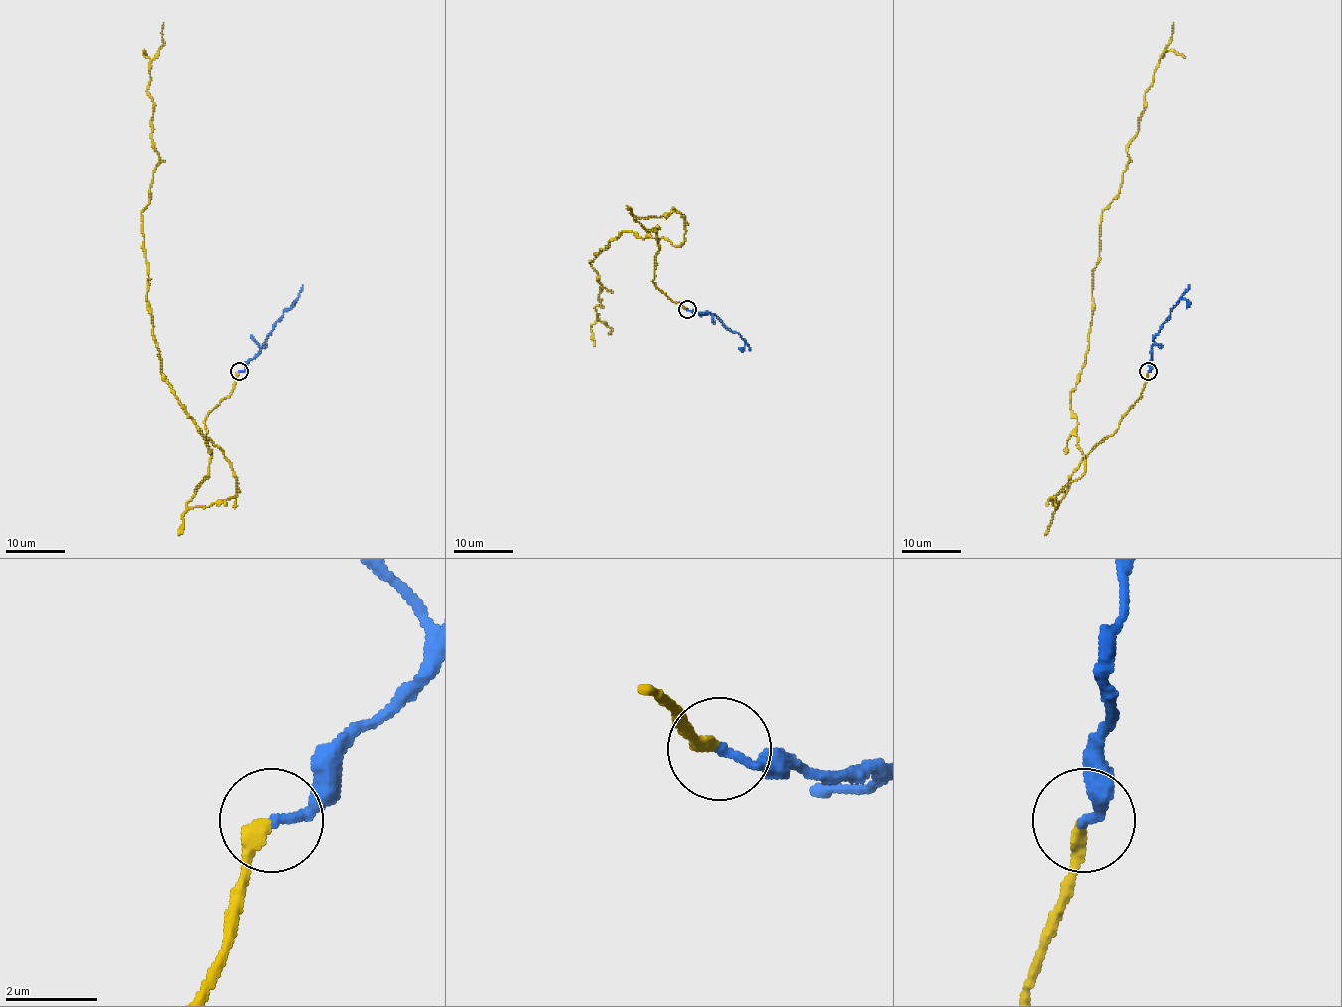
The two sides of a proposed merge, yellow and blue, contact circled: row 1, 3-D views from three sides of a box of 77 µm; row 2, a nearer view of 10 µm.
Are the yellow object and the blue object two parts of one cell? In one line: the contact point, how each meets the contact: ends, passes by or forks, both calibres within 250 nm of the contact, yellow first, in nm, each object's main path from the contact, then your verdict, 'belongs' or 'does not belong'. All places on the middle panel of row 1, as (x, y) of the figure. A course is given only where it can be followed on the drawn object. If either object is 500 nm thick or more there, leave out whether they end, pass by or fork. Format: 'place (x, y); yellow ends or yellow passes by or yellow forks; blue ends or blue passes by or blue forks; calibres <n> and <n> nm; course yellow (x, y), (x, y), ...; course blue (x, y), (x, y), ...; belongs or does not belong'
place (687, 309); yellow ends; blue ends; calibres 320 and 200 nm; course yellow (687, 309), (652, 282), (657, 233), (636, 217), (679, 213), (684, 241), (623, 232), (595, 253), (611, 334); course blue (687, 309), (715, 315), (741, 337), (750, 350); does not belong

